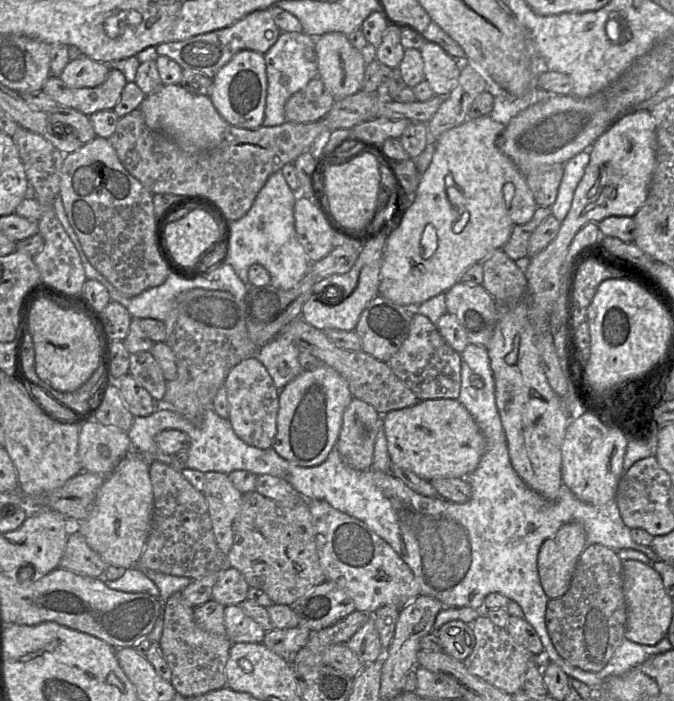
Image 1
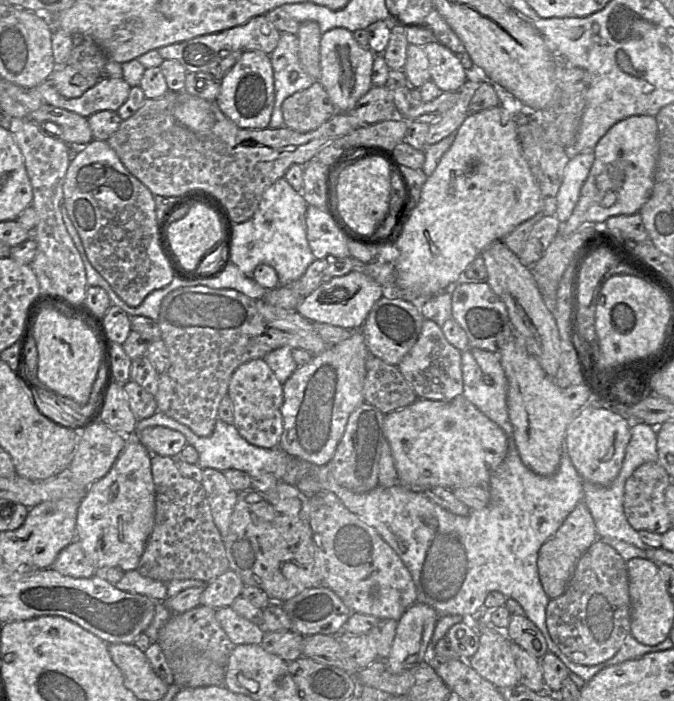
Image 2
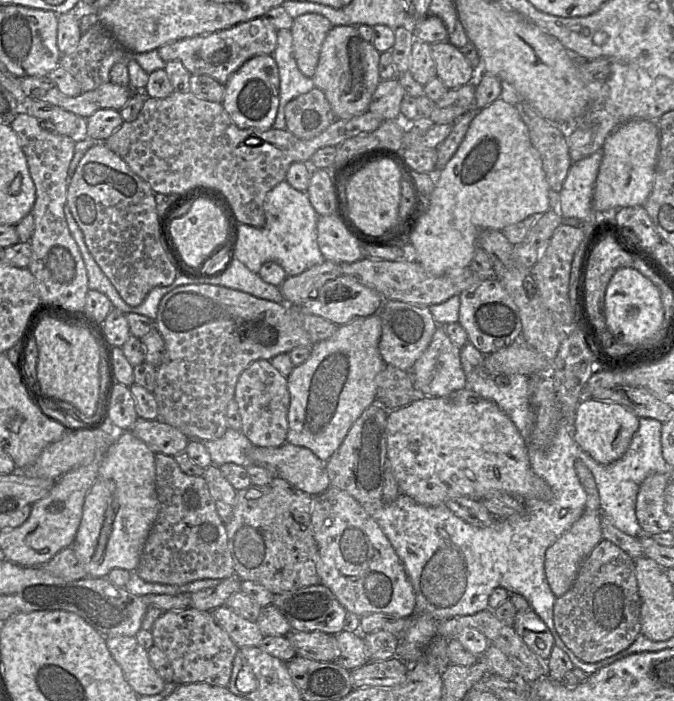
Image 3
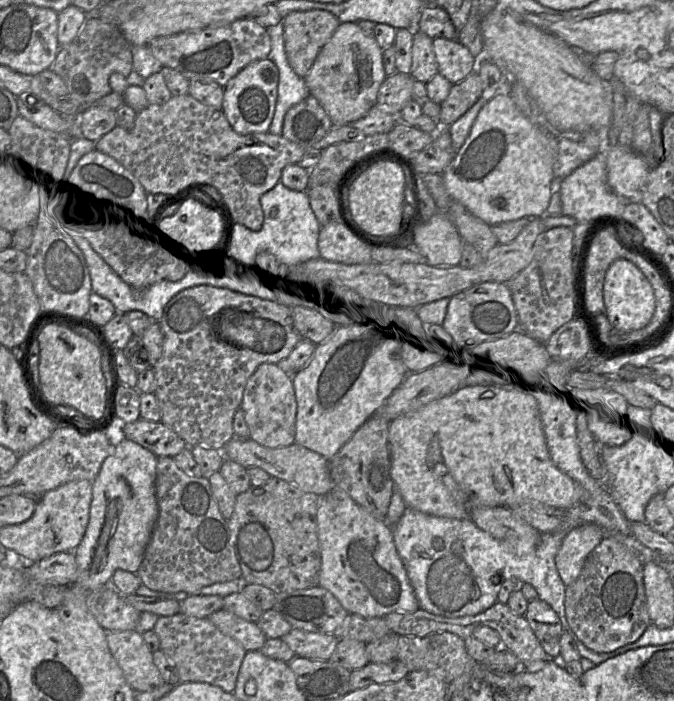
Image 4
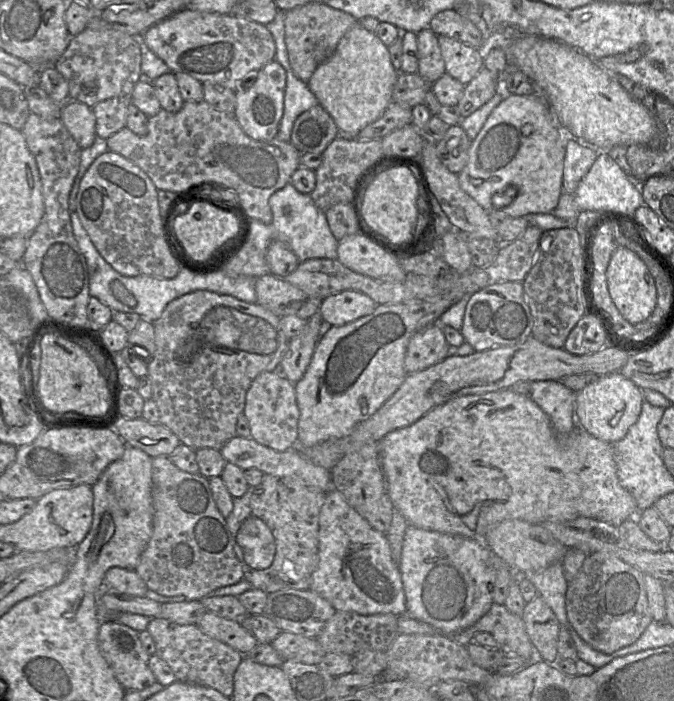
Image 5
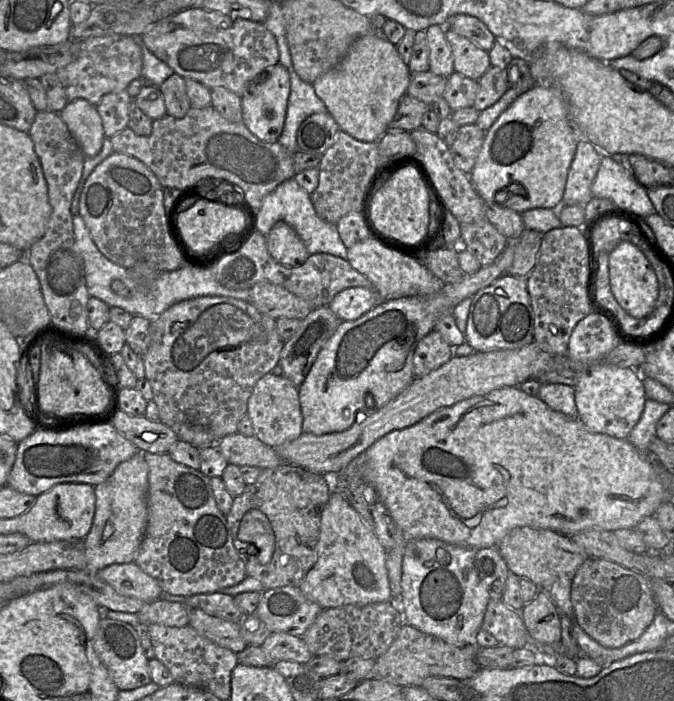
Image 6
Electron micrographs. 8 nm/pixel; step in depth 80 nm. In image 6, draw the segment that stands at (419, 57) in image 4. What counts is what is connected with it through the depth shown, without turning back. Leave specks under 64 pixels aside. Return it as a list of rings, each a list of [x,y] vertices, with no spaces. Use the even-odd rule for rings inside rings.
[[[431,25],[426,29],[429,46],[429,71],[443,77],[448,77],[454,71],[453,54],[445,37],[445,26]]]

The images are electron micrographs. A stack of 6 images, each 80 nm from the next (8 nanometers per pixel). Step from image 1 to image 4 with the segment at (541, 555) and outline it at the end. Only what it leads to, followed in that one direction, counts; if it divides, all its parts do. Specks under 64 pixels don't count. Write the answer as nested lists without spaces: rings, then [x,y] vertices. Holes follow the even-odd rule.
[[[592,523],[580,525],[564,536],[555,564],[566,587],[577,580],[587,557],[604,537],[605,532]]]

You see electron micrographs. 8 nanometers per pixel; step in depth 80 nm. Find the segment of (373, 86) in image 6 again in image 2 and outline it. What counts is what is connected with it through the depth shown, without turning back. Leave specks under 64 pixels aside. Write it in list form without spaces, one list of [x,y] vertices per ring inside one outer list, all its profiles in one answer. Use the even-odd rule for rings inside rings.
[[[338,27],[322,34],[320,40],[320,77],[318,81],[326,89],[337,112],[351,111],[359,99],[373,86],[371,81],[375,53],[360,46],[353,33]]]

